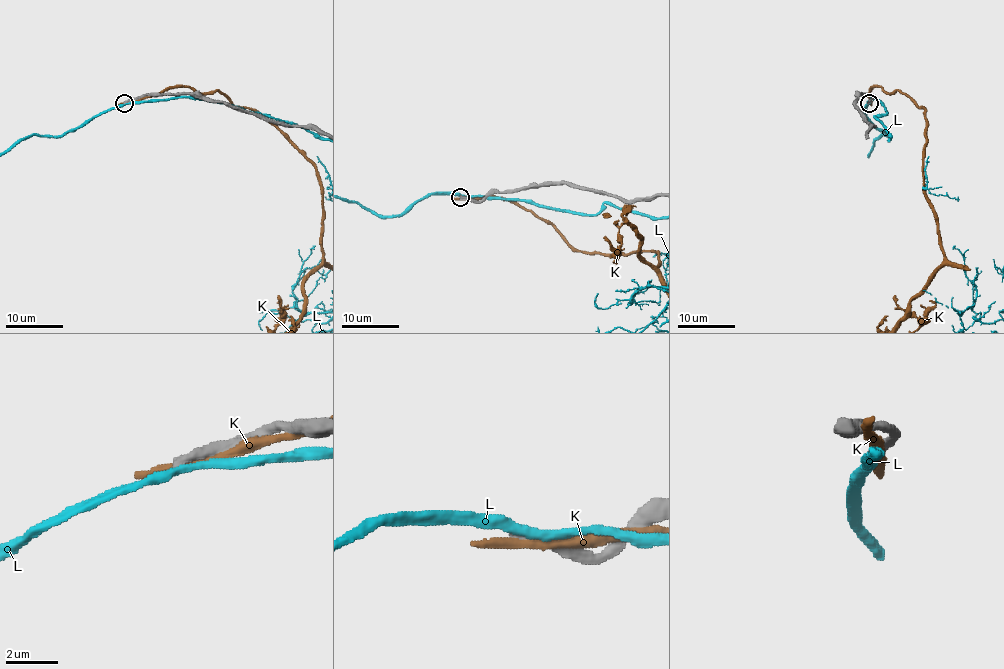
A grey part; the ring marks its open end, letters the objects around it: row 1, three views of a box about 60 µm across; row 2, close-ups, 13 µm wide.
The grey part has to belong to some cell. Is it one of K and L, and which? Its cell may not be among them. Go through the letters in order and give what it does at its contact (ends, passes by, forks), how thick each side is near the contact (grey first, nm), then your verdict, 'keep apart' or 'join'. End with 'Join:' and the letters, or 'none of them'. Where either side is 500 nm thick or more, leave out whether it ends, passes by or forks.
K: it passes by | 400/300 nm | keep apart
L: it passes by | 480/320 nm | keep apart
Join: none of them

